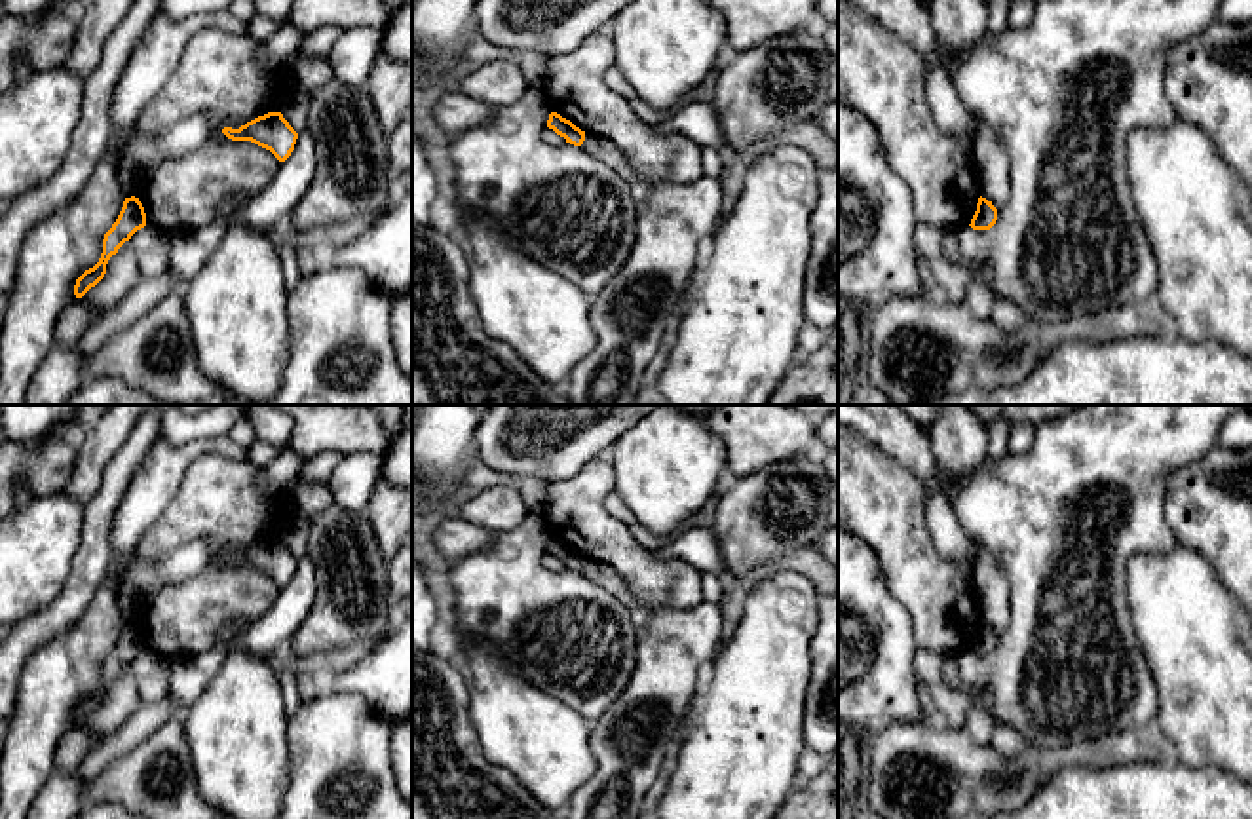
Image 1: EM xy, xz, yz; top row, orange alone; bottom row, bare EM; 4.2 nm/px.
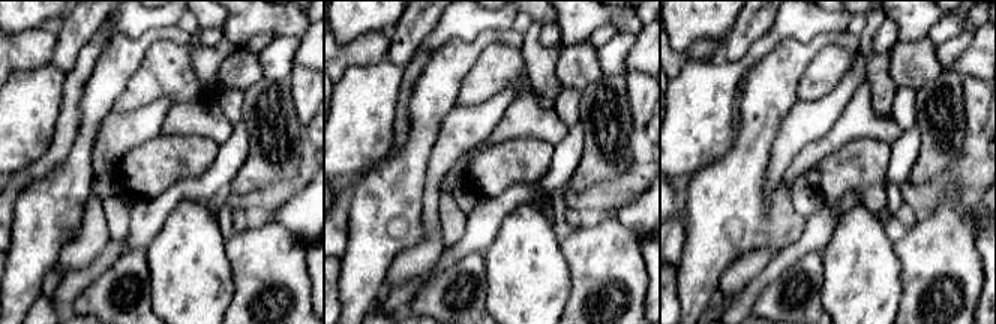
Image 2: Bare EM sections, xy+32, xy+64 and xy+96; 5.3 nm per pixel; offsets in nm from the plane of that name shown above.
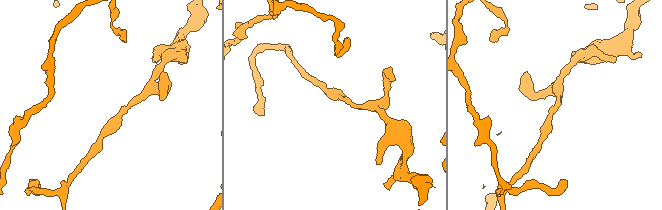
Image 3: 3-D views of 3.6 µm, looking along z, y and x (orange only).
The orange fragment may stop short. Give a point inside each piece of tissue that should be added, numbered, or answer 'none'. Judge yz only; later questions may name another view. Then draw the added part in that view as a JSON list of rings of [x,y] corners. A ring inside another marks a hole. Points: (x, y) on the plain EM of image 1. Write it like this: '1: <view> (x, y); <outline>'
none

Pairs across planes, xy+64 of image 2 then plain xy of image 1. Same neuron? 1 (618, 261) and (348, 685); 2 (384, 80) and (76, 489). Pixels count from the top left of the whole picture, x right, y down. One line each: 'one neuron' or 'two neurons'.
1: two neurons
2: two neurons

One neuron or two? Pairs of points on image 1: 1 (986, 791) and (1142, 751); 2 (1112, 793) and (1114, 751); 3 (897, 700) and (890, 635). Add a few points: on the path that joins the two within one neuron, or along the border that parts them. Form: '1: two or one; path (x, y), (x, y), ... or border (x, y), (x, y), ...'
1: one; path (1024, 776), (1042, 762), (1072, 755), (1104, 753)
2: two; border (1150, 761), (1070, 768)
3: one; path (890, 685), (890, 650)

